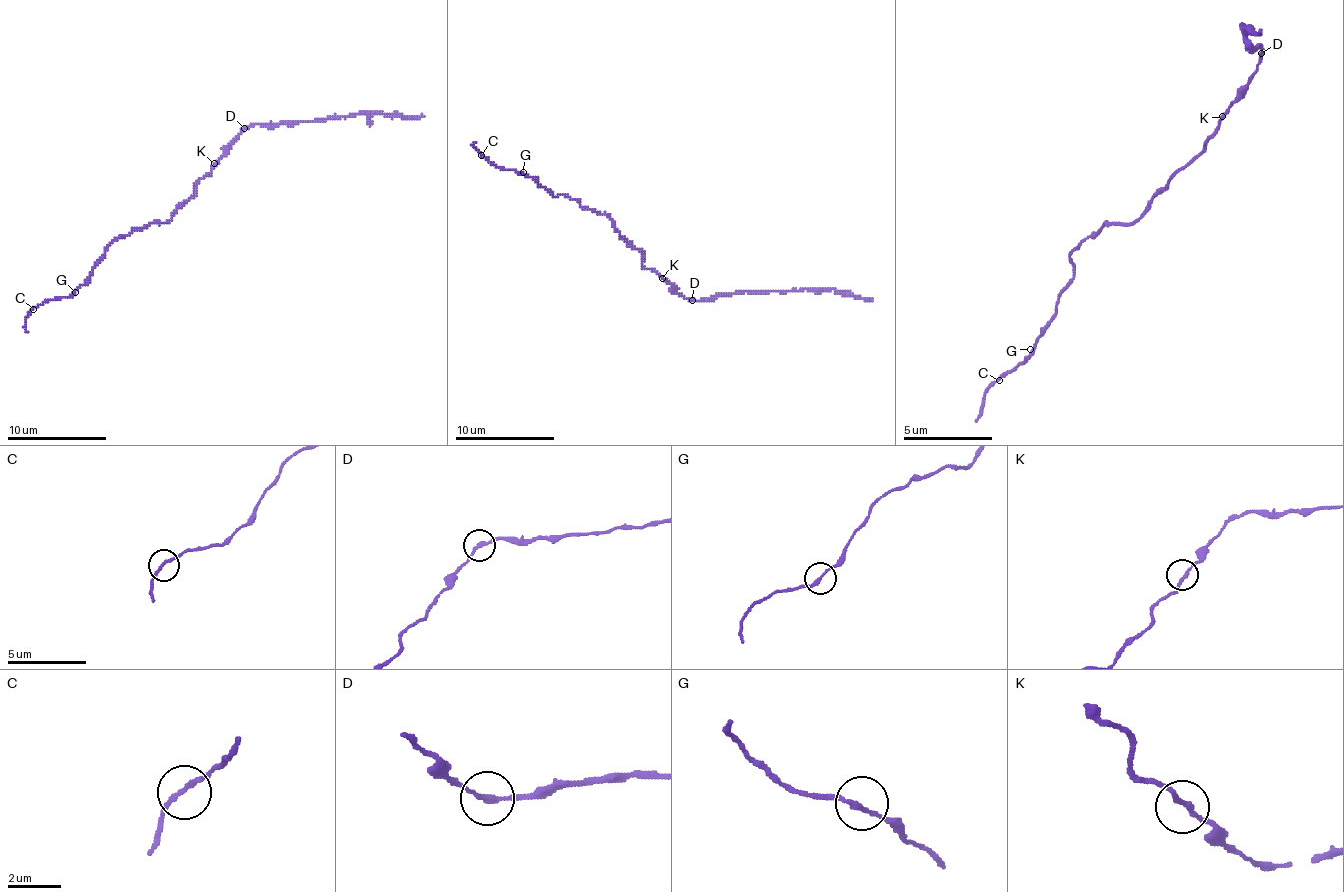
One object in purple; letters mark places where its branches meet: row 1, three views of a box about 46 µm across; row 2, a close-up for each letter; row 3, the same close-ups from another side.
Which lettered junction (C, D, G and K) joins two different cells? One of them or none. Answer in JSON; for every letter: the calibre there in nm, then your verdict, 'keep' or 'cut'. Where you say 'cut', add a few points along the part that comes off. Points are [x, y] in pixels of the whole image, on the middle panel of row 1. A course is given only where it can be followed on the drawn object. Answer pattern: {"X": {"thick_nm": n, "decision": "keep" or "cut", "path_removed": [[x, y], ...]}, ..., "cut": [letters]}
{"C": {"thick_nm": 170, "decision": "keep"}, "D": {"thick_nm": 170, "decision": "cut", "path_removed": [[691, 301], [746, 291], [805, 288], [850, 291], [872, 301]]}, "G": {"thick_nm": 170, "decision": "keep"}, "K": {"thick_nm": 160, "decision": "keep"}, "cut": ["D"]}

